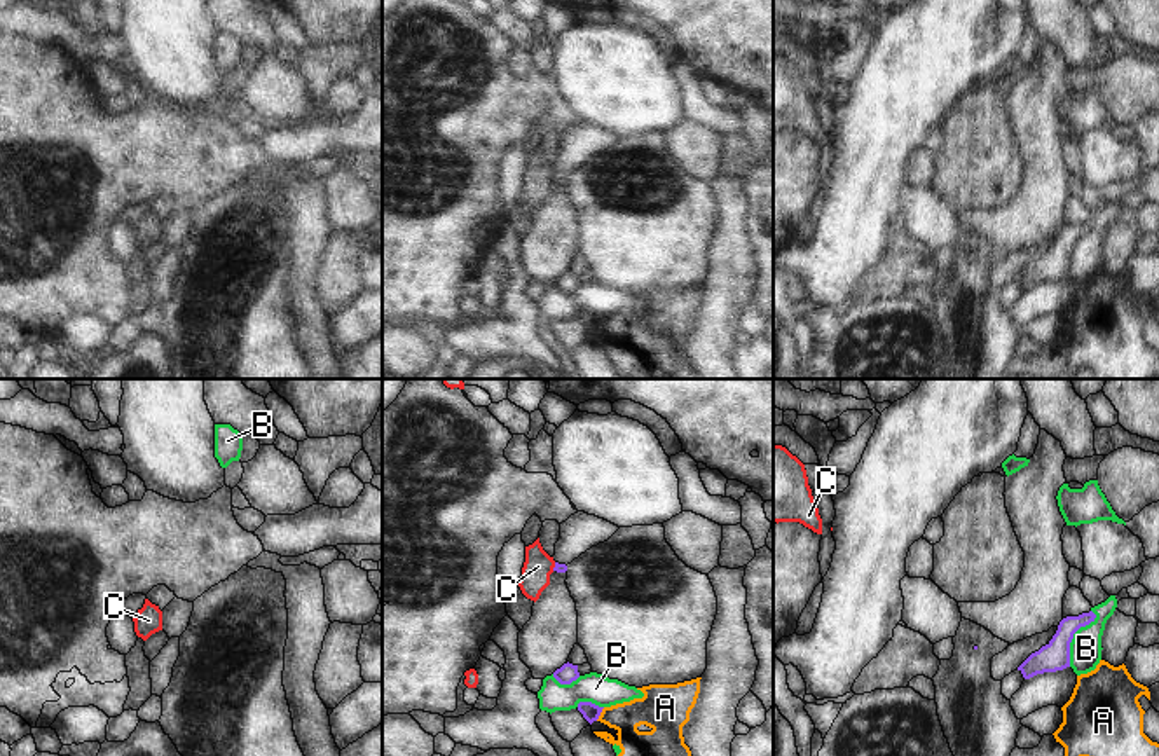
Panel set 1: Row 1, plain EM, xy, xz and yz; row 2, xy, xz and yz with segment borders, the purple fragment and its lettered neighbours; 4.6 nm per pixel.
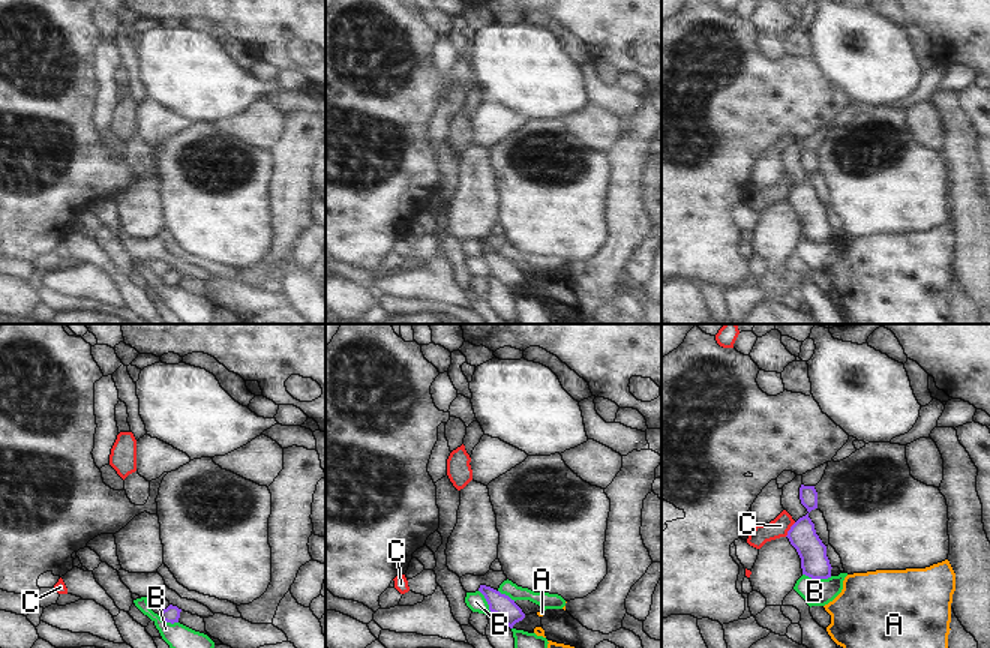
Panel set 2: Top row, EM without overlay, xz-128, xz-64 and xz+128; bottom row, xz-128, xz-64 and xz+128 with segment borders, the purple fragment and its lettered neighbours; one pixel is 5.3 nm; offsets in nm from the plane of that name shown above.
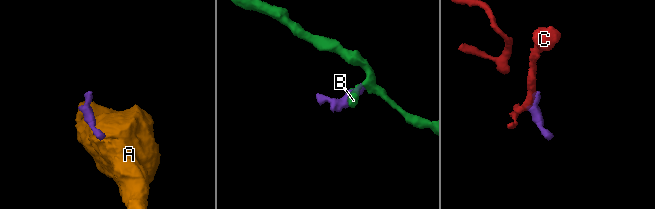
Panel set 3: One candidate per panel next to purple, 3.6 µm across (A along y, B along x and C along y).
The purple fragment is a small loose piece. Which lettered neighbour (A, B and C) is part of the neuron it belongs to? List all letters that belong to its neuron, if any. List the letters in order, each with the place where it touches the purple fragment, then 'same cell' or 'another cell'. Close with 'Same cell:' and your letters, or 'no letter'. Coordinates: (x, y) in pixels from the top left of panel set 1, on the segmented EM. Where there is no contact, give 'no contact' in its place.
A: contact xz (599, 714); another cell
B: contact yz (1072, 636); another cell
C: contact xz (555, 566); another cell
Same cell: no letter

